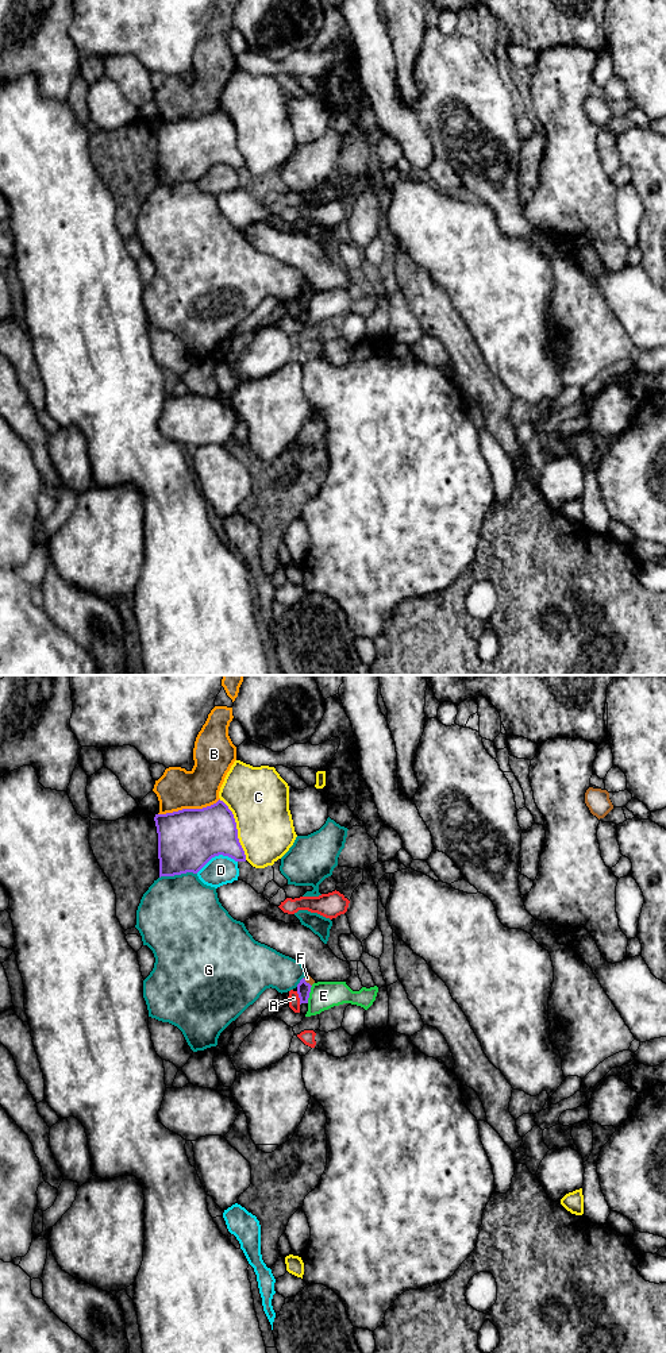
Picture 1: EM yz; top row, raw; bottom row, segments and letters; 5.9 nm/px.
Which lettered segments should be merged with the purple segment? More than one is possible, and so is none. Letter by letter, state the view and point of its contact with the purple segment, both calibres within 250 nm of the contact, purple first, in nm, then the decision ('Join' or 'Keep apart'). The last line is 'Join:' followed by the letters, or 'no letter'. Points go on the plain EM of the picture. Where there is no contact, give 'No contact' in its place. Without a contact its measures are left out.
A: Touches purple at yz (299, 305). Thickness 80 nm (purple) against 70 nm. Keep apart
B: Touches purple at yz (188, 118). Thickness 360 nm (purple) against 240 nm. Keep apart
C: Touches purple at yz (237, 138). Thickness 320 nm (purple) against 360 nm. Keep apart
D: Touches purple at yz (216, 164). Thickness 360 nm (purple) against 180 nm. Keep apart
E: Touches purple at yz (308, 303). Thickness 80 nm (purple) against 170 nm. Keep apart
F: Touches purple at yz (305, 290). Thickness 80 nm (purple) against 50 nm. Keep apart
G: Touches purple at yz (177, 182). Thickness 360 nm (purple) against 480 nm. Keep apart
Join: no letter

